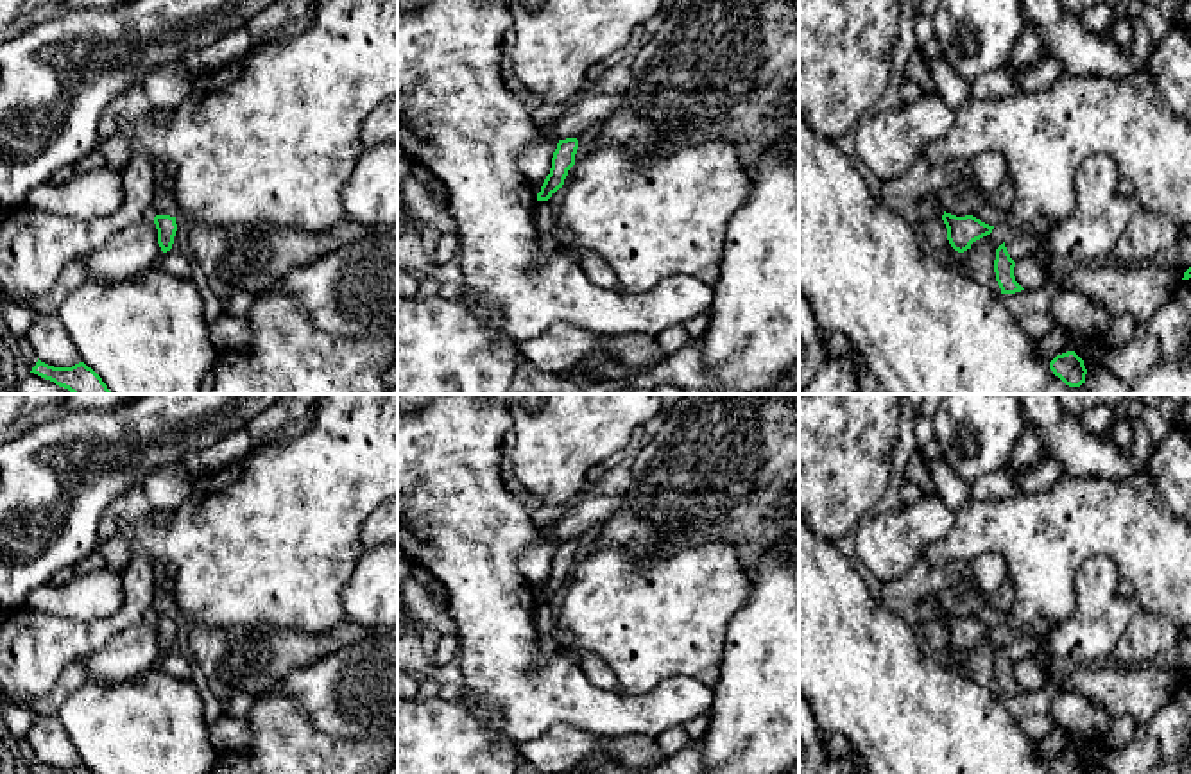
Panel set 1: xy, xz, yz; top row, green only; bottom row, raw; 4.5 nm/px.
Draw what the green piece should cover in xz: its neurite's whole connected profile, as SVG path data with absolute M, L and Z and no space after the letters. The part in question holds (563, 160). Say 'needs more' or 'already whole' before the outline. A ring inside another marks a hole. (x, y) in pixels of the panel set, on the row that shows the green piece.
already whole | M577 138L559 140L552 158L550 174L537 194L537 201L548 201L559 188L562 188L568 170L575 165L577 149Z

